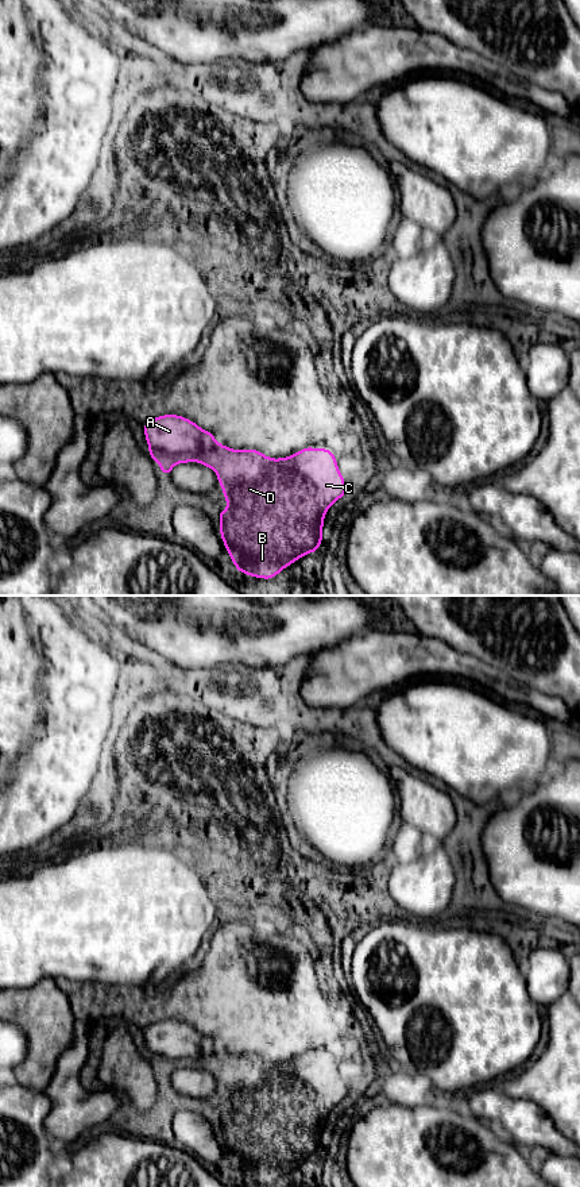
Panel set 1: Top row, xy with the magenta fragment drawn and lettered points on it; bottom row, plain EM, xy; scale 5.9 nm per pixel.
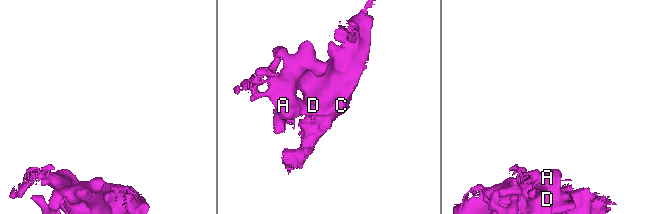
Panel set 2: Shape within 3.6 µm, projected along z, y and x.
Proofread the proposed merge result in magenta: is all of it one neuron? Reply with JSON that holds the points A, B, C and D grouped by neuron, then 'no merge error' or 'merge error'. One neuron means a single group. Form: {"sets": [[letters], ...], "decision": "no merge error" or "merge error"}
{"sets": [["A"], ["B", "C", "D"]], "decision": "merge error"}

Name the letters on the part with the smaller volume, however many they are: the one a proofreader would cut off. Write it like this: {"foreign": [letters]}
{"foreign": ["A"]}

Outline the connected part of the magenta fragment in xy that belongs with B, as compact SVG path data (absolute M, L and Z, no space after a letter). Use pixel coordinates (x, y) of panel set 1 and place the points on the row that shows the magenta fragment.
M216 443L210 451L196 458L190 454L170 455L159 450L150 450L148 456L151 460L158 460L159 471L169 477L174 465L193 460L210 467L219 475L216 483L223 486L223 496L228 501L227 510L217 510L221 540L239 573L262 579L272 579L303 555L316 552L324 537L325 513L348 493L336 455L328 448L305 447L287 458L272 459L254 448L232 450Z

